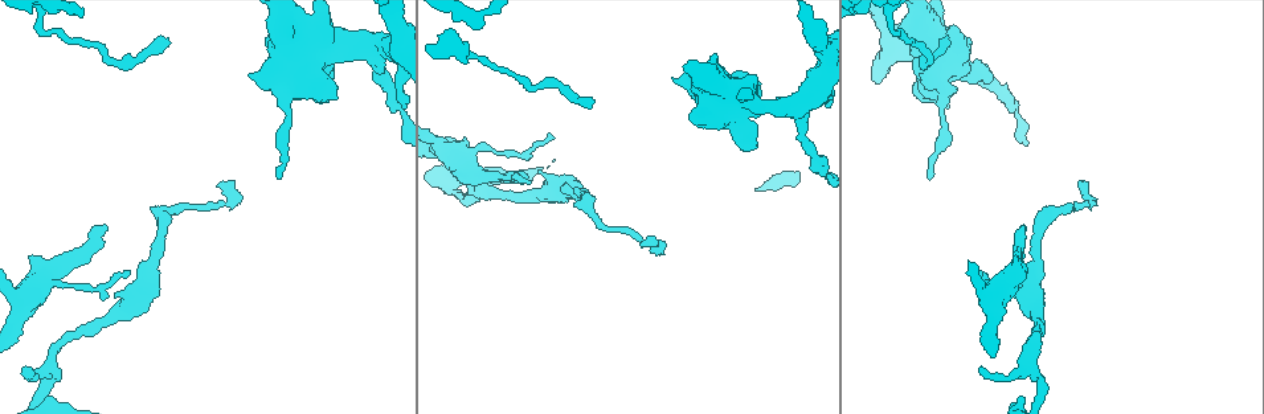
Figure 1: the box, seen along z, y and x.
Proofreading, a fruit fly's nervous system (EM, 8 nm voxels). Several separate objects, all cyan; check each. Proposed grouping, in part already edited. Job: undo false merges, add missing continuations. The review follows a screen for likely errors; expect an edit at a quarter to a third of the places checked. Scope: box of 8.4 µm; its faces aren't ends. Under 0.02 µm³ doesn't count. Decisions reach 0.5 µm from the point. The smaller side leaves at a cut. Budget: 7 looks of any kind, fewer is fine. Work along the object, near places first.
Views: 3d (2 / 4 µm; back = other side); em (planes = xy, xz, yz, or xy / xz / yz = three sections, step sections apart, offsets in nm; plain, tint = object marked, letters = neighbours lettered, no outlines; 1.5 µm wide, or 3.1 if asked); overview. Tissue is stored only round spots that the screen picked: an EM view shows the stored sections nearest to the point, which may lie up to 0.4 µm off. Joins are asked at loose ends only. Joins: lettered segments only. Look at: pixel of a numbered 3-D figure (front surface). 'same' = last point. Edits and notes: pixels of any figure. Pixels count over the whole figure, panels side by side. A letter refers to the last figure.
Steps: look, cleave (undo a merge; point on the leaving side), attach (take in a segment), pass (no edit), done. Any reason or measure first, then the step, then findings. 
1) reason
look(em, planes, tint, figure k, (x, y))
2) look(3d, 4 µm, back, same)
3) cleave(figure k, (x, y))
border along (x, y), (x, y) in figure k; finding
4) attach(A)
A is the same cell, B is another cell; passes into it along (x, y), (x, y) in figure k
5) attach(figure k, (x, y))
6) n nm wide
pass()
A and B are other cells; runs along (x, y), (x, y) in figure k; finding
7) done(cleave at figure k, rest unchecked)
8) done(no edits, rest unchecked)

tapers out
look(3d, 4 µm, figure 1, (929, 178))

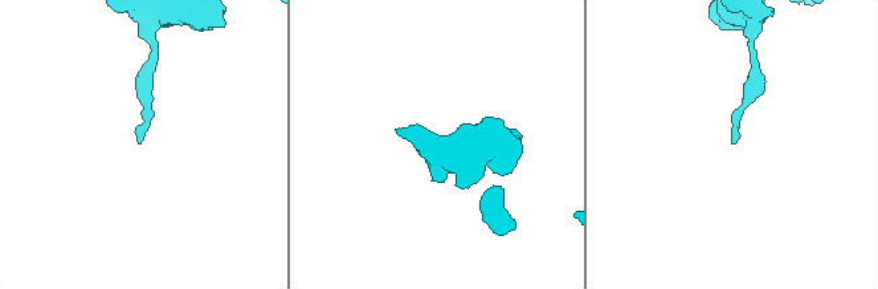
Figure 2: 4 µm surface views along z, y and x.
look(em, xy, step 4, tint, figure 2, (734, 143))

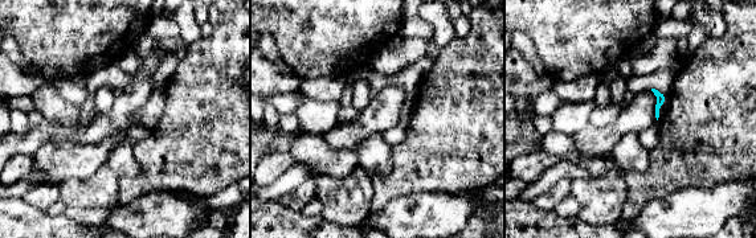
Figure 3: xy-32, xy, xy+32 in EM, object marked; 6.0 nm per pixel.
look(em, planes, letters, same)

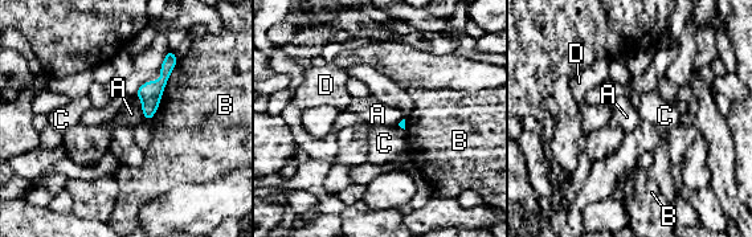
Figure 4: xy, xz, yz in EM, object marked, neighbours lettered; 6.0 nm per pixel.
pass()
A, B, C and D are other cells; border along (135, 94), (147, 121) in figure 4; none of them fits

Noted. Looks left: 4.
long arm stops here
look(3d, 4 µm, back, figure 1, (639, 245))

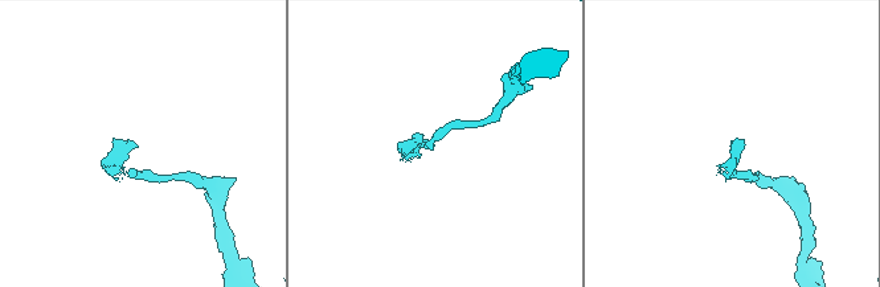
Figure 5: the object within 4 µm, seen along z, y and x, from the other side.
shape alone is not enough
look(em, xy, step 8, letters, figure 5, (735, 148))

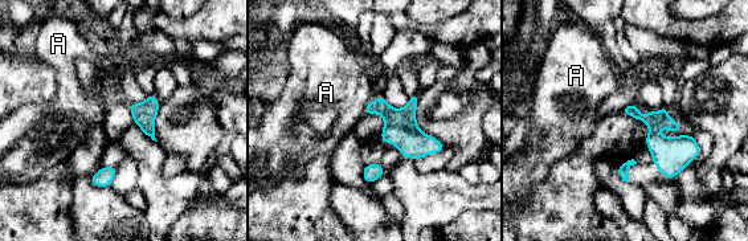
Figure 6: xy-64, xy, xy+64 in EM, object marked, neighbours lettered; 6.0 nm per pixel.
another direction
look(em, planes, letters, same)

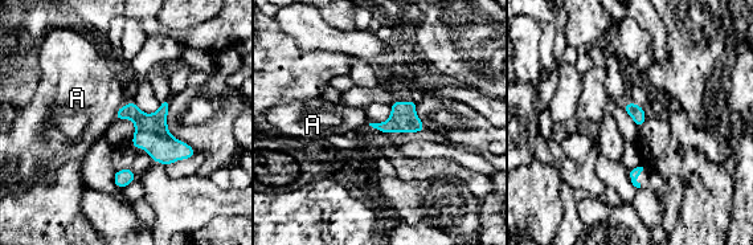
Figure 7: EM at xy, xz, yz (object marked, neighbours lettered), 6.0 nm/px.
A touches over 100 nm
pass()
A is another cell; none of them fits

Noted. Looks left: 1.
abrupt turn
look(em, planes, letters, figure 1, (39, 33))

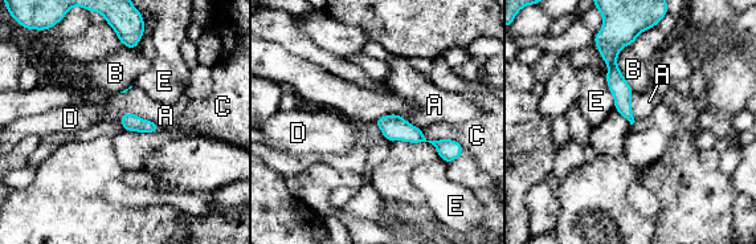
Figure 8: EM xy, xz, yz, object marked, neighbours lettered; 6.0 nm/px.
110 nm wide
pass()
A, B, C, D and E are other cells; runs along (380, 121), (452, 150) in figure 8; one neuron here

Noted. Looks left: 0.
done(no edits, rest unchecked)

